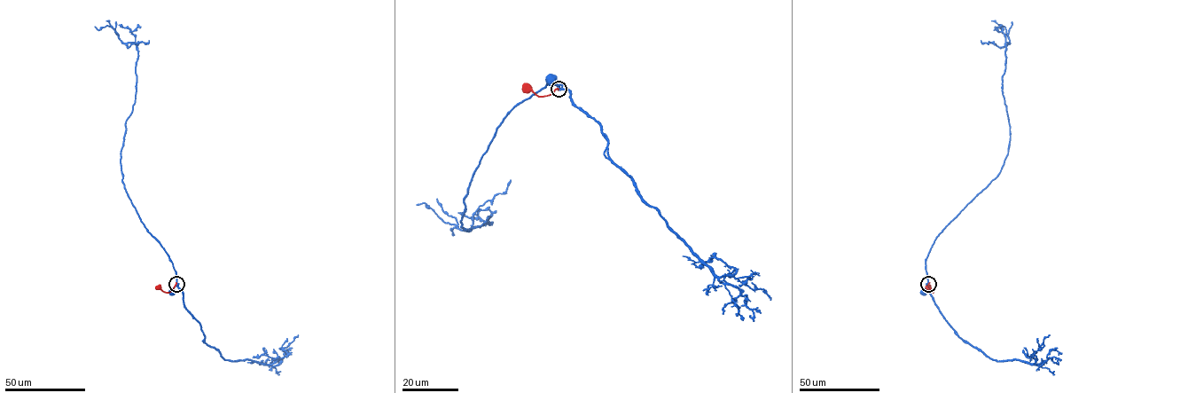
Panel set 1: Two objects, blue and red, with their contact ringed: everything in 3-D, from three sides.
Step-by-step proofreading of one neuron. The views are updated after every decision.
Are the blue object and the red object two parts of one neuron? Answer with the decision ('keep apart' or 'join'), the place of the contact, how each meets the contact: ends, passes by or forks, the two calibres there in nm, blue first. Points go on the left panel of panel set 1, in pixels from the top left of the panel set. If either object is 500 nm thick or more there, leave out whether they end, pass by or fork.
keep apart | (176, 284) | blue passes by | red ends | 300/300 nm

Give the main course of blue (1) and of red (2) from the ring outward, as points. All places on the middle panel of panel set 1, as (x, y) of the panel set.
1: (558, 89), (561, 85), (552, 84), (549, 79)
2: (558, 89), (551, 94), (537, 96), (527, 87)

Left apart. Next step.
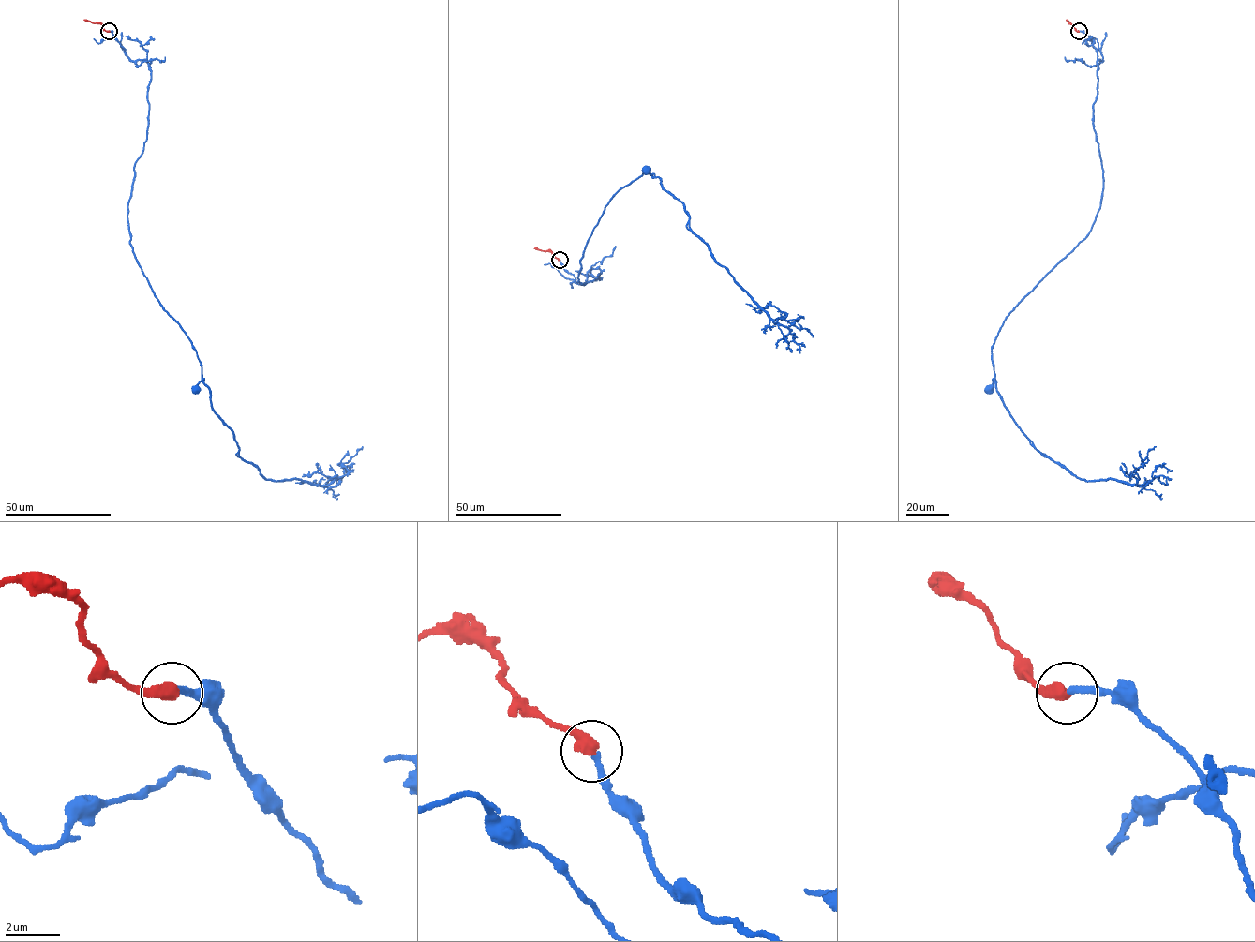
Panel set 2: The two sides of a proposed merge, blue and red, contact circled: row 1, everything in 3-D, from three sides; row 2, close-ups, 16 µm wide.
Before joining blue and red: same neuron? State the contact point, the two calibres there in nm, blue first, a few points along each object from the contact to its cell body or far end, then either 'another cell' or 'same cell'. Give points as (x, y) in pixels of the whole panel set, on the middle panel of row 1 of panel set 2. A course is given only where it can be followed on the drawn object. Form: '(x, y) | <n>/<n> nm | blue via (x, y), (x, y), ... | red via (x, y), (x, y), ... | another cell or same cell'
(560, 260) | 220/480 nm | blue via (559, 261), (577, 284), (601, 279), (578, 281), (587, 241), (619, 190), (643, 173), (653, 176), (644, 170) | red via (559, 260), (550, 251), (534, 248) | same cell

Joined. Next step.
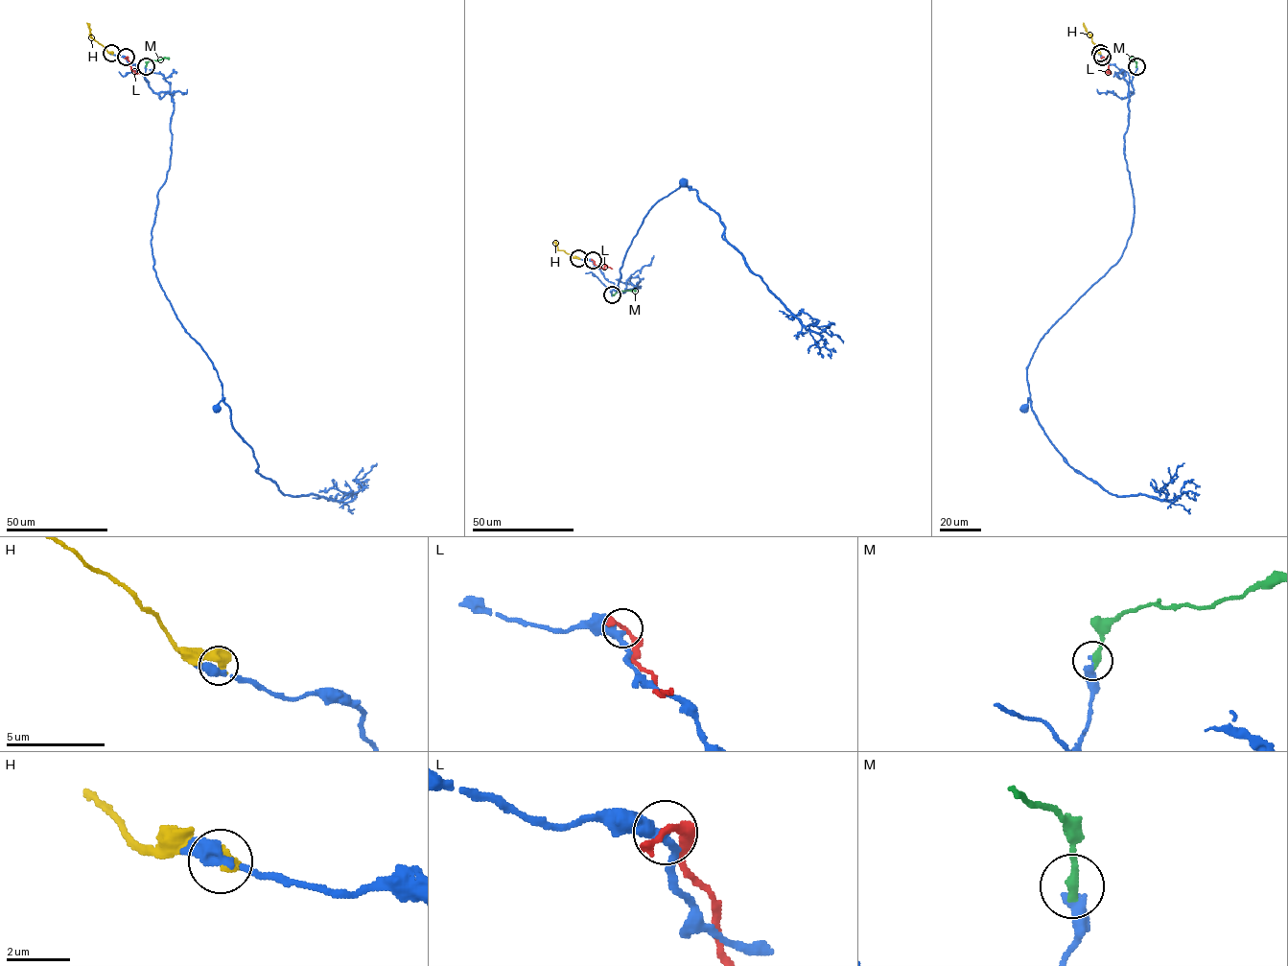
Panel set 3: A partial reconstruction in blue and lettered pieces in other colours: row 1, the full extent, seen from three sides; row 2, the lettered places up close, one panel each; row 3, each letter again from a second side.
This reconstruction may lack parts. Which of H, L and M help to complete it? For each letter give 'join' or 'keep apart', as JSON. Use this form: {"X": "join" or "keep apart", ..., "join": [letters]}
{"H": "keep apart", "L": "keep apart", "M": "join", "join": ["M"]}

